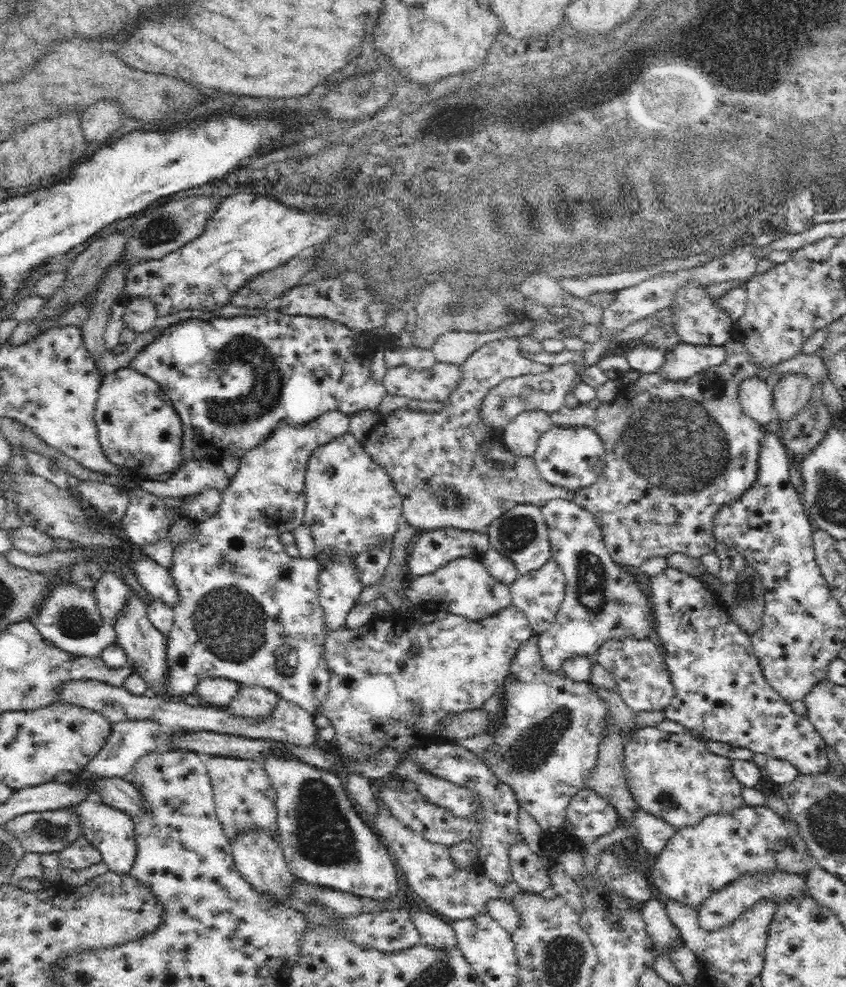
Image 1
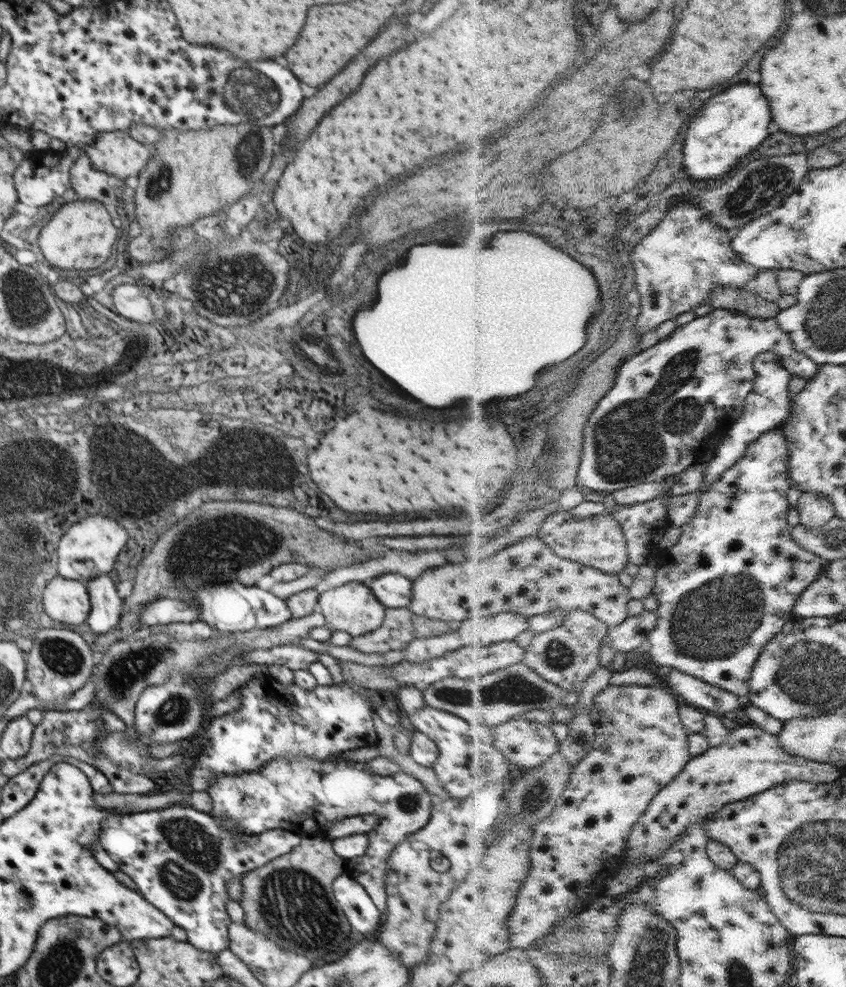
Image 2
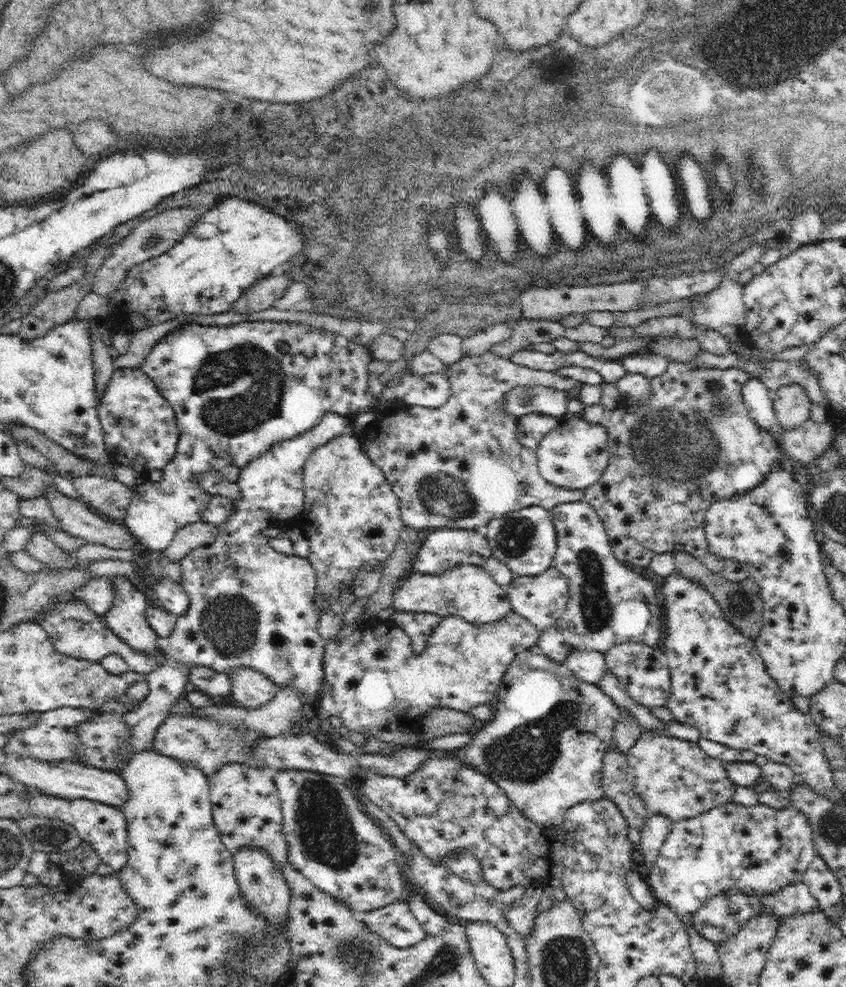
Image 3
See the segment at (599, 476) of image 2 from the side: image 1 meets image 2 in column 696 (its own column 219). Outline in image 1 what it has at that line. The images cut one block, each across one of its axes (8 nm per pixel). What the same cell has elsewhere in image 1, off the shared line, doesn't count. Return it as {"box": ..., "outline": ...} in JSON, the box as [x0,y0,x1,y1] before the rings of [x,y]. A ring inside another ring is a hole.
{"box":[131,310,386,478],"outline":[[[271,310],[256,317],[246,317],[240,315],[234,318],[213,318],[210,321],[201,321],[200,319],[186,319],[178,321],[169,328],[165,328],[156,340],[150,346],[147,346],[135,359],[131,362],[131,367],[138,370],[142,374],[153,378],[162,388],[162,392],[166,394],[172,401],[180,423],[182,423],[182,444],[180,444],[180,457],[182,460],[178,462],[178,468],[170,474],[170,478],[175,475],[178,469],[184,469],[187,462],[207,460],[207,462],[220,463],[226,459],[241,460],[249,450],[256,449],[265,440],[268,440],[282,426],[283,428],[302,429],[304,425],[309,425],[313,420],[320,418],[322,413],[330,411],[340,411],[347,415],[363,410],[377,410],[377,406],[382,402],[382,398],[386,395],[386,389],[383,383],[376,383],[370,377],[370,357],[365,355],[364,345],[356,343],[355,338],[351,336],[351,330],[345,325],[333,322],[326,317],[310,317],[310,316],[292,316]]]}

